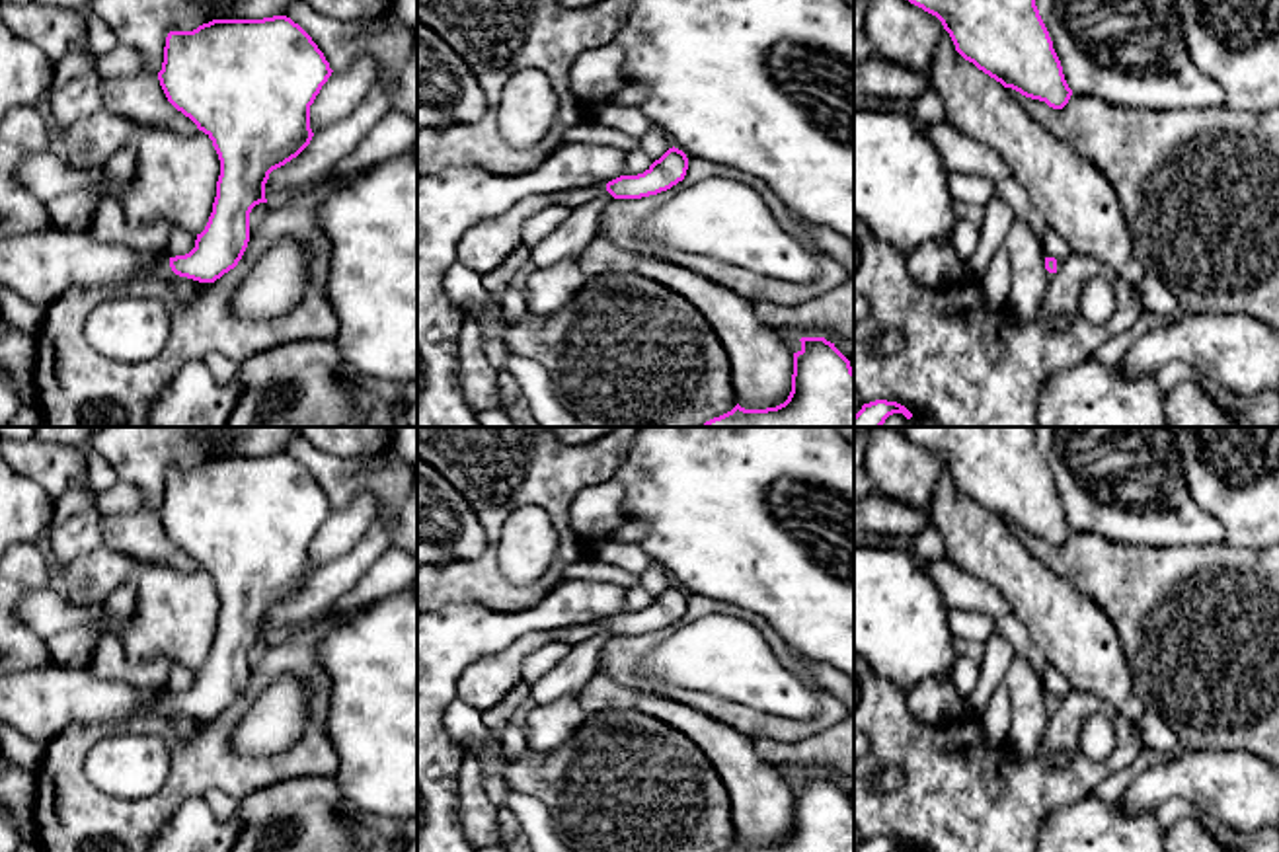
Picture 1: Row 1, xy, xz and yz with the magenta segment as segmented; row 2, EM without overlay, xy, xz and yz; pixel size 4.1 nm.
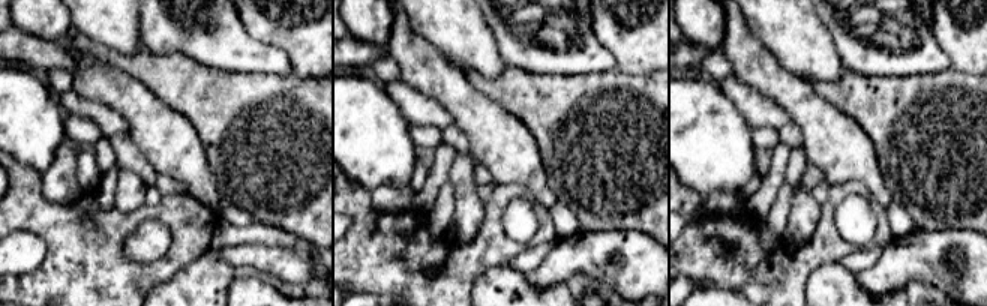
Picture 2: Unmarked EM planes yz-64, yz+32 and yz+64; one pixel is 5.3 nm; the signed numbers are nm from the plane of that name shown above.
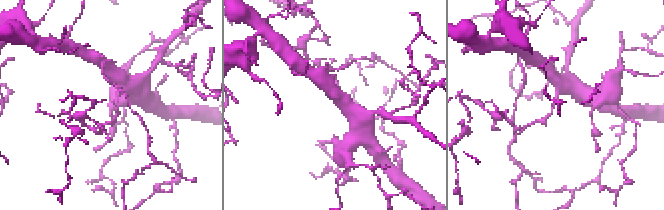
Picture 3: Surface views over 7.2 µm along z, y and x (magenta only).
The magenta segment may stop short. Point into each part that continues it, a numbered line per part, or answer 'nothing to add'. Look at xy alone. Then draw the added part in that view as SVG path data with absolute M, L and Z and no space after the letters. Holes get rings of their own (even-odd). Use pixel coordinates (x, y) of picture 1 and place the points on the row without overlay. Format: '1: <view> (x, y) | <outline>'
1: xy (162, 708) | M164 692L164 696L156 702L156 706L148 714L140 714L136 719L148 719L148 717L168 717L175 710L170 704L170 694Z

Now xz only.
1: xz (570, 634) | M606 618L599 620L599 622L587 622L587 624L577 624L577 626L565 626L565 628L560 628L560 630L554 630L554 632L548 632L554 641L563 641L567 643L569 647L589 639L589 638L595 638L602 632L610 632L606 628Z

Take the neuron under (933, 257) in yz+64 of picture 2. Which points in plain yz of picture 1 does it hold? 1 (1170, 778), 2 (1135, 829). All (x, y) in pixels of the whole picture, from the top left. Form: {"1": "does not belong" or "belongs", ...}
{"1": "belongs", "2": "does not belong"}

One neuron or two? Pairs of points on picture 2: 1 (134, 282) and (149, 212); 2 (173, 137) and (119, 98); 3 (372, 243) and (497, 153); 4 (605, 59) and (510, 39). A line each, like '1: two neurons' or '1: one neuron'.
1: one neuron
2: one neuron
3: two neurons
4: one neuron

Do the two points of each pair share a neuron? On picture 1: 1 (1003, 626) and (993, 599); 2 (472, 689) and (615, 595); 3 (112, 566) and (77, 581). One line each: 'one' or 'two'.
1: two
2: two
3: one

